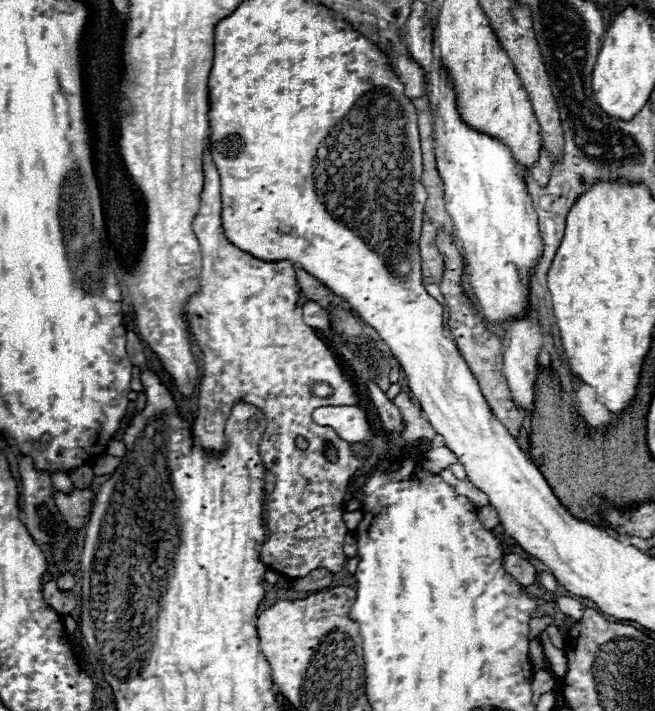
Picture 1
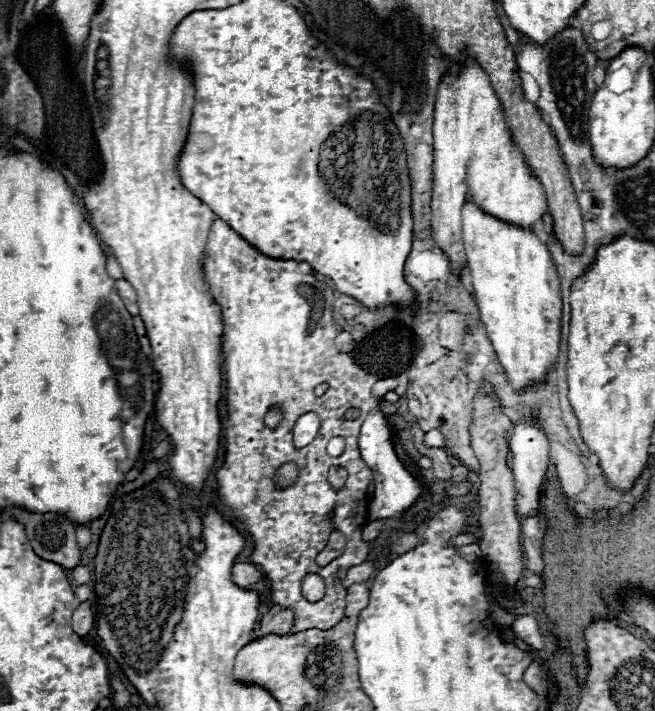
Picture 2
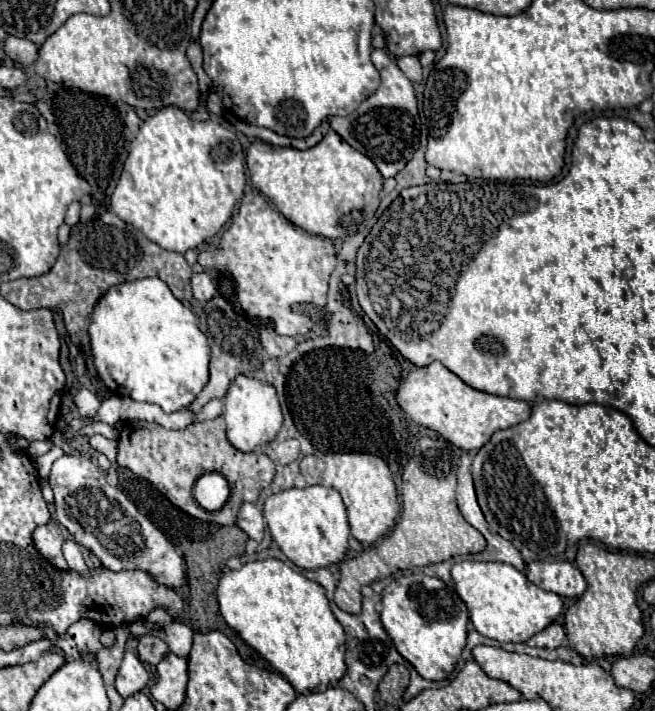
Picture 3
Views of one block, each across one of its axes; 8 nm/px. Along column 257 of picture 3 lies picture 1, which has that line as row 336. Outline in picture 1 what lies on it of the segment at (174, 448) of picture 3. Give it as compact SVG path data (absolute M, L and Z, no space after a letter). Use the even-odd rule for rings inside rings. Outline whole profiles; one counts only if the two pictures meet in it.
M438 228L436 232L436 248L438 252L444 256L444 274L442 274L442 280L440 280L440 292L442 296L446 298L446 304L448 304L448 332L452 334L460 354L464 356L470 372L474 374L474 378L478 380L478 386L486 398L486 402L490 404L490 410L494 412L496 418L502 418L500 422L508 428L508 432L512 436L518 436L520 428L522 428L522 420L526 416L524 410L518 410L514 400L512 400L512 394L510 394L510 388L508 388L508 382L506 378L502 376L502 366L504 366L504 344L500 340L500 336L492 334L486 324L484 324L484 318L478 314L476 306L472 304L472 300L464 294L464 288L462 288L462 274L464 274L464 256L462 252L458 250L456 246L456 240L452 236L448 236L448 232L444 232L442 228Z

